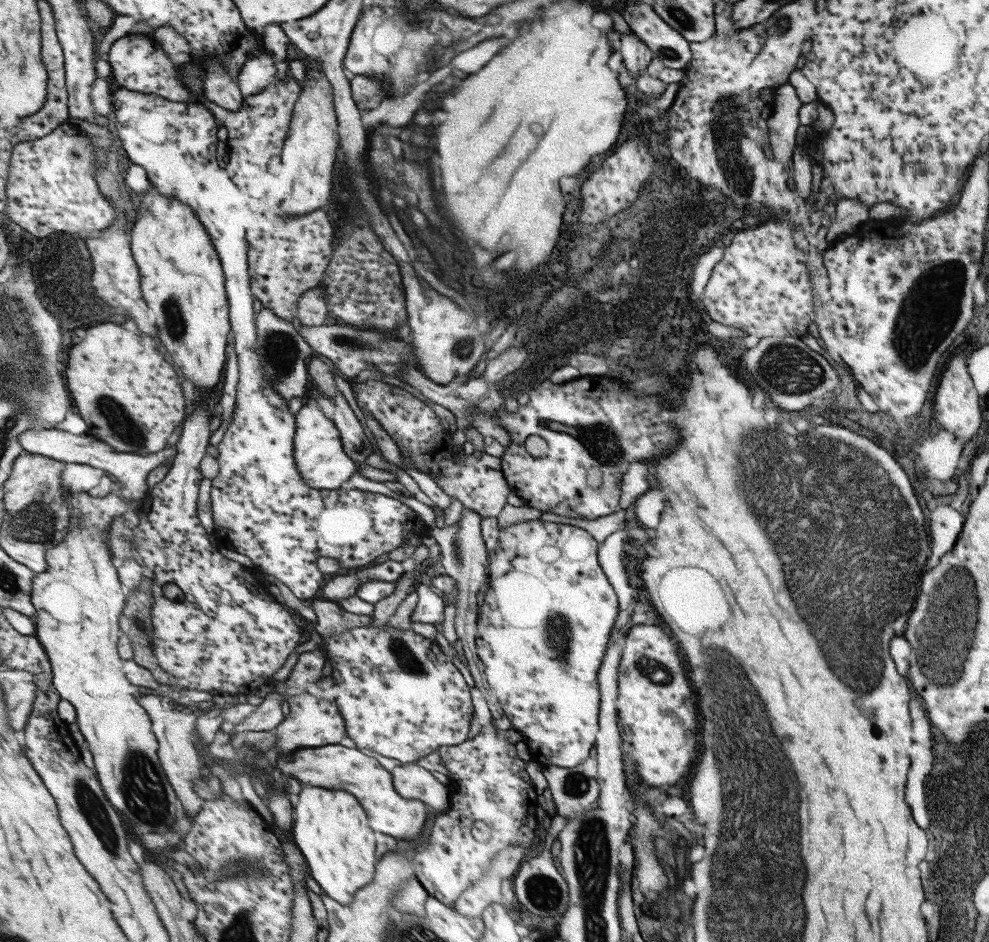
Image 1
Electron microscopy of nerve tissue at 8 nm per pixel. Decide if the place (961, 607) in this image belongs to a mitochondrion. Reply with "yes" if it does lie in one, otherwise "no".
yes

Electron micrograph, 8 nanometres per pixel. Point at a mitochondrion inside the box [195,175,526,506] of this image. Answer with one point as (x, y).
(281, 350)

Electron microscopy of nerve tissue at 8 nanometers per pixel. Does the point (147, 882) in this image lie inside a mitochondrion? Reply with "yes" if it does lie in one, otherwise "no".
no

